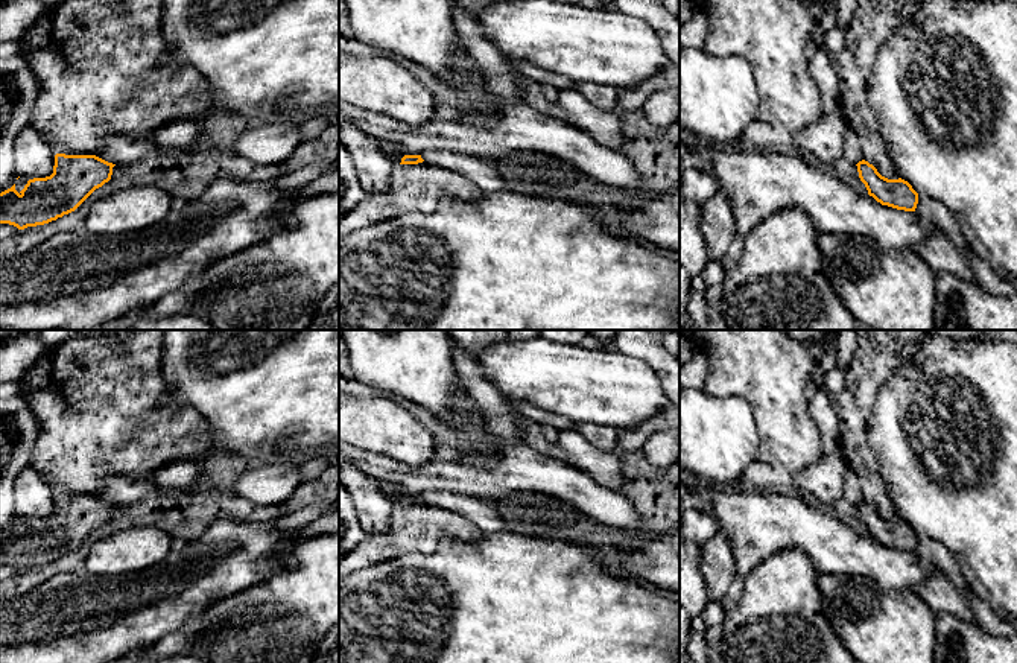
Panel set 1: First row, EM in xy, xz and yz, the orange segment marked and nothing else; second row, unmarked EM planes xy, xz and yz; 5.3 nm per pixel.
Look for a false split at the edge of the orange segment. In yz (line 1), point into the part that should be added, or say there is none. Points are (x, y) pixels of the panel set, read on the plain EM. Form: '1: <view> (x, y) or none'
1: none

